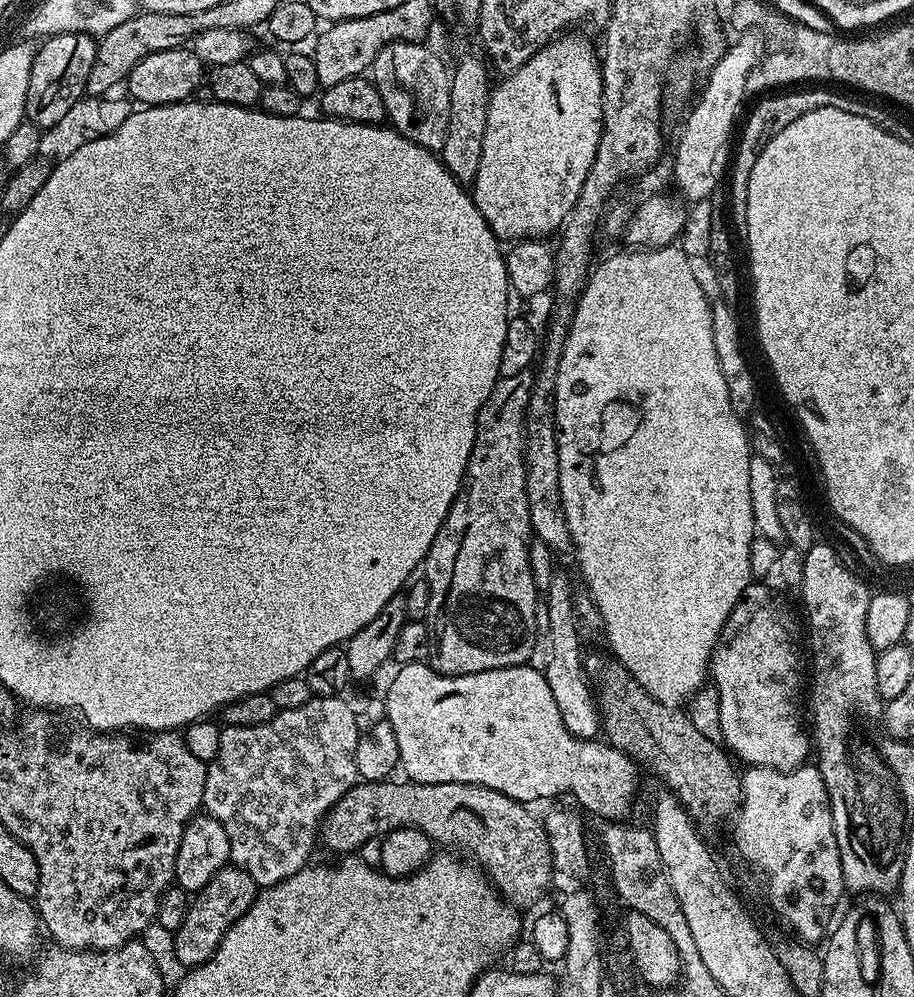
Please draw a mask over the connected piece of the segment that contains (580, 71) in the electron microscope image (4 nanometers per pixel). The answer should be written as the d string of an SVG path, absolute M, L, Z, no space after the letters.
M564 34L540 48L526 61L522 67L507 73L499 85L493 87L490 106L486 114L486 138L482 142L482 166L478 166L478 174L471 189L472 200L476 203L476 211L479 219L486 223L487 231L501 241L517 242L531 240L533 238L548 238L552 231L557 229L567 220L568 215L574 210L578 198L582 194L582 186L590 174L590 166L596 157L596 151L600 145L600 135L604 129L604 74L602 60L598 55L598 48L591 44L584 36L572 36L576 34Z

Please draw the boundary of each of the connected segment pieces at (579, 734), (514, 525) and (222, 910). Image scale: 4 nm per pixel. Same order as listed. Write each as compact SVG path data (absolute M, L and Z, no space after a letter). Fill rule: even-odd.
M562 570L557 571L550 582L546 593L546 605L549 622L546 625L546 639L553 657L550 666L544 669L544 677L550 686L550 694L554 694L554 702L558 702L558 714L562 714L562 722L566 730L578 740L595 740L601 735L602 725L597 705L594 703L594 692L586 675L586 660L580 657L581 625L574 615L574 595L568 589L568 576Z
M531 371L501 376L490 398L486 398L476 419L476 441L464 471L464 481L428 551L427 567L436 568L441 564L444 568L452 568L448 589L444 592L444 609L434 623L430 657L432 669L444 676L465 676L482 670L528 664L536 646L538 593L528 561L533 530L524 465L524 415L533 379Z
M225 866L218 874L214 874L214 878L210 878L210 882L206 882L206 886L202 886L202 890L191 897L186 919L171 937L172 952L181 969L199 968L211 960L213 954L220 951L222 938L239 920L244 919L257 900L258 885L241 868Z

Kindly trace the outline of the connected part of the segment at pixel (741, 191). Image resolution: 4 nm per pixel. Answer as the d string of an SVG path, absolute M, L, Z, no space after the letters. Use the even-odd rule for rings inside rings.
M812 86L809 88L812 88L809 92L796 92L789 98L789 100L784 96L778 97L772 104L772 112L770 109L764 108L756 117L748 117L744 126L743 124L741 125L728 176L728 183L730 182L730 210L732 212L732 220L737 230L740 231L740 234L747 231L746 201L747 195L749 194L750 172L754 168L754 162L756 161L756 154L758 151L758 140L756 144L756 136L761 135L760 137L763 137L765 133L773 127L772 116L777 120L775 122L777 125L783 126L789 124L793 116L798 116L801 112L808 112L812 108L837 108L838 110L846 110L850 114L858 114L862 118L870 118L875 121L881 119L880 108L876 104L871 104L871 102L876 103L871 99L861 98L856 94L848 94L852 96L843 96L840 92L827 92L827 90L824 89L827 87L824 86ZM859 98L864 100L859 100Z

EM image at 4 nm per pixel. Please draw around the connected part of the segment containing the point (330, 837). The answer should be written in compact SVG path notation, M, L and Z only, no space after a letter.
M395 779L375 782L358 782L324 815L318 837L332 852L355 853L362 845L376 837L385 837L395 828L420 828L432 840L433 845L451 850L467 858L494 885L495 891L513 906L532 904L544 896L550 888L550 854L548 835L543 823L531 812L531 807L510 798L493 788L483 788L477 784L395 784Z

